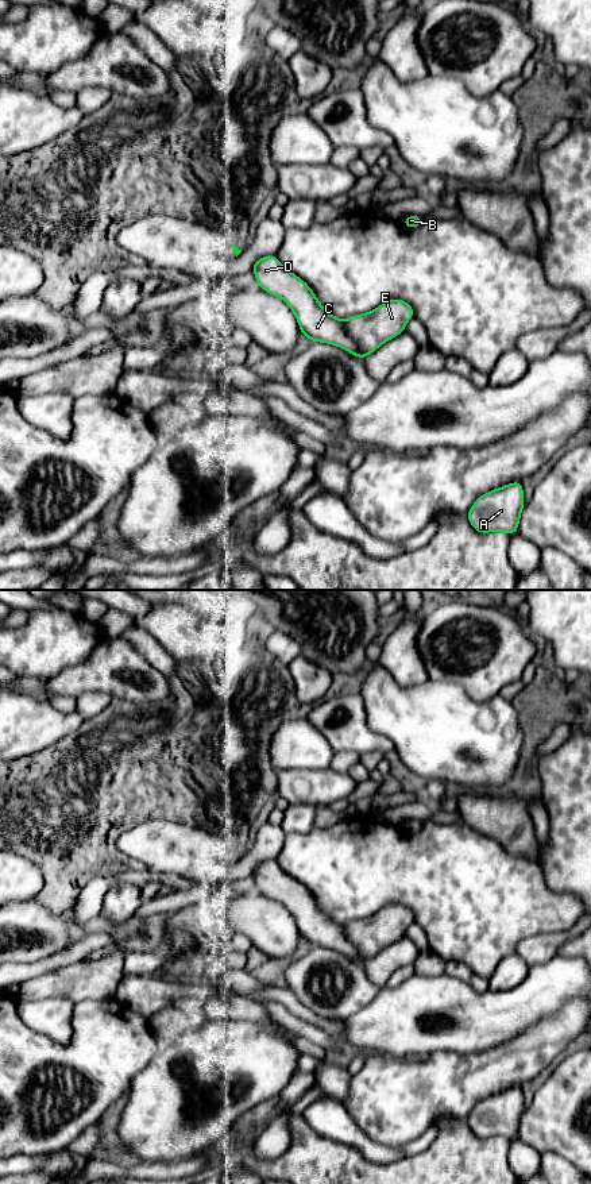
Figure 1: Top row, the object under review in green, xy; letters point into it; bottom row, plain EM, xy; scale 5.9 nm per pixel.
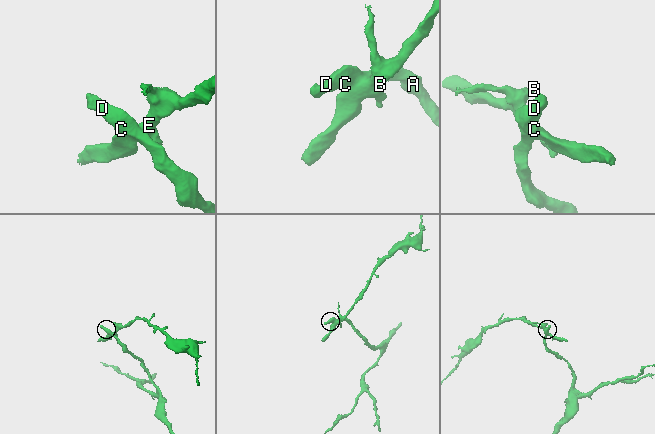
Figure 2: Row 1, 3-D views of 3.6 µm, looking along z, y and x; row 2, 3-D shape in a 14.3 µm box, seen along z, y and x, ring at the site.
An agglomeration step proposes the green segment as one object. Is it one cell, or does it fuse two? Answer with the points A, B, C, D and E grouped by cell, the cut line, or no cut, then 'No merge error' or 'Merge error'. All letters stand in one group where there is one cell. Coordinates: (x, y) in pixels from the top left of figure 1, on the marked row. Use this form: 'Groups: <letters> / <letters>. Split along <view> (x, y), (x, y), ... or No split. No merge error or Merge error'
Groups: A B C D E. No split. No merge error

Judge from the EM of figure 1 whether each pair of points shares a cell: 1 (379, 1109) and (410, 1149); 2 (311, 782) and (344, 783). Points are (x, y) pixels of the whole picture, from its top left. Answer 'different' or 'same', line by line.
1: different
2: same

